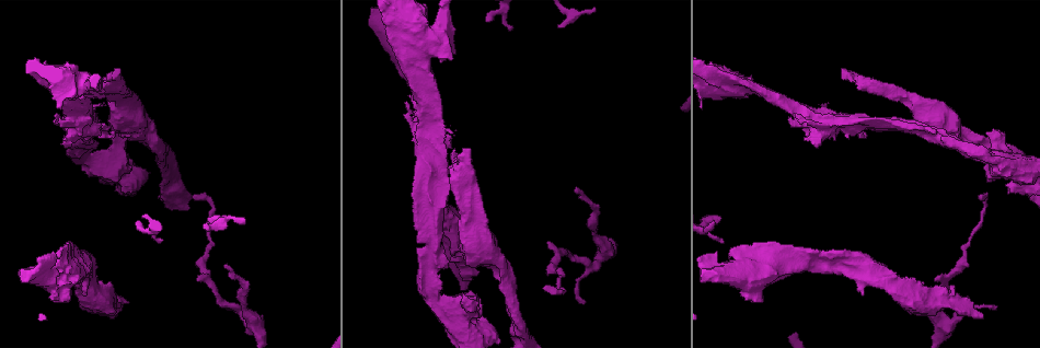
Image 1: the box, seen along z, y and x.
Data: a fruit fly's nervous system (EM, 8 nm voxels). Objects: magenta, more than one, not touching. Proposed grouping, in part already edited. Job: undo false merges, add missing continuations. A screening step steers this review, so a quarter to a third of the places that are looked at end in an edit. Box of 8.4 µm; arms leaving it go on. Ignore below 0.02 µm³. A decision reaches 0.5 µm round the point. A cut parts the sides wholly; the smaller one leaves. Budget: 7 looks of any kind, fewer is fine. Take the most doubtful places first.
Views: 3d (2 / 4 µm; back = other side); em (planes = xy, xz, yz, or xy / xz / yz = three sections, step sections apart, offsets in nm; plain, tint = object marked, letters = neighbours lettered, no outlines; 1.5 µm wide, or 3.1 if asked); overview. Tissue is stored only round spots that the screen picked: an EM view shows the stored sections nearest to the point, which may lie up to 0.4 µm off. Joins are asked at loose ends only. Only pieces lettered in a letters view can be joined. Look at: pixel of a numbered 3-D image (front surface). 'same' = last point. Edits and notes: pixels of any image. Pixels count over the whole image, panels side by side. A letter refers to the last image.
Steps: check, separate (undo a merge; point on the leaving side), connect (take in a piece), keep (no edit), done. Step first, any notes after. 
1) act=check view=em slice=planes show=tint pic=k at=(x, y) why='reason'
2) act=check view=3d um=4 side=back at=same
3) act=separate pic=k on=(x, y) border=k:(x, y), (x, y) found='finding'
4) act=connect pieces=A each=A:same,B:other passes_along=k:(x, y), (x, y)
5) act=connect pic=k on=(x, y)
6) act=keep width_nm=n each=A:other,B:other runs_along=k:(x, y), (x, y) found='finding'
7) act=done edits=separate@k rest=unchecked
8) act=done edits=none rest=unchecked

act=check view=em slice=planes show=letters pic=1 at=(842, 69) why='branch stops here'

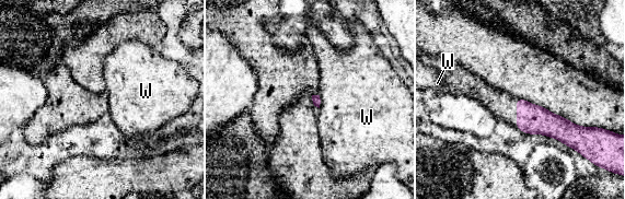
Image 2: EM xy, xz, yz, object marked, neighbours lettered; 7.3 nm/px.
act=keep each=W:other border=2:(319, 95), (320, 107) found='none of them fits'

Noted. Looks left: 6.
act=check view=3d um=4 pic=1 at=(95, 162) why='thick turns thin'

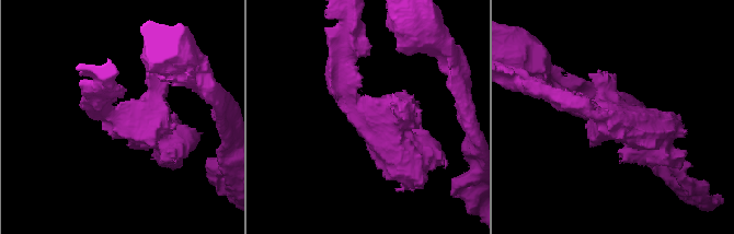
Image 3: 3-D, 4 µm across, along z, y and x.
act=check view=em slice=xy step=8 show=plain pic=3 at=(119, 116)

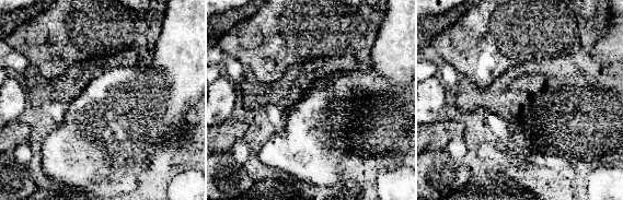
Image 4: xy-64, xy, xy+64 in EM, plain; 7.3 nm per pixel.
act=check view=em slice=xy step=8 show=letters at=same

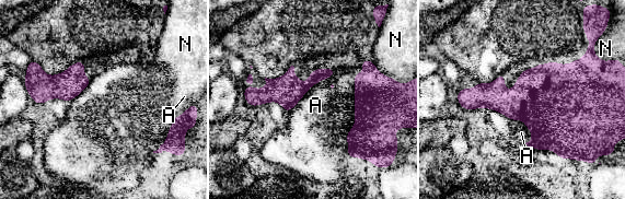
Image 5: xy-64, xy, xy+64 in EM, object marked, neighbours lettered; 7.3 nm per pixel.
act=keep each=A:other,N:other border=5:(510, 120), (521, 119), (533, 139) found='all the same neuron'

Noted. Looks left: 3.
act=check view=3d um=2 side=back pic=1 at=(994, 305) why='thin end'

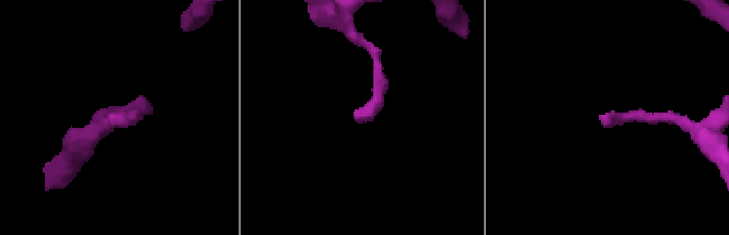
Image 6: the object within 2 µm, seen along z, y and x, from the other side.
act=check view=em slice=planes show=letters pic=6 at=(112, 115) why='need the tissue'

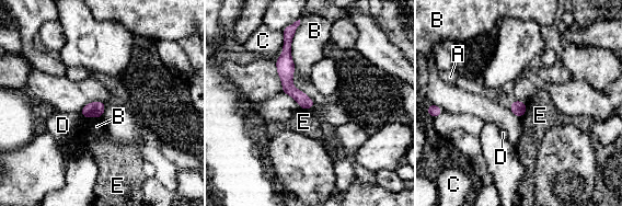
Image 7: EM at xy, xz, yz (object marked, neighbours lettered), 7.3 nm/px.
act=keep width_nm=100 longest_contact=B:280nm each=A:other,B:other,C:other,D:other,E:other found='no lettered piece goes on from it'

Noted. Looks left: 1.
act=done edits=none rest=unchecked

